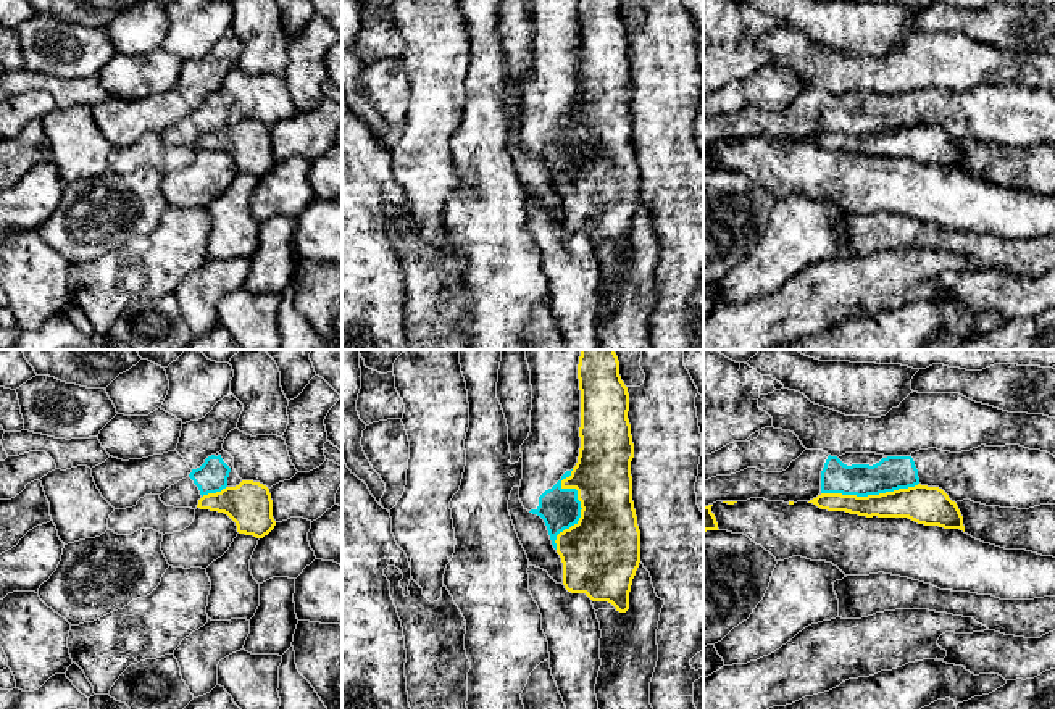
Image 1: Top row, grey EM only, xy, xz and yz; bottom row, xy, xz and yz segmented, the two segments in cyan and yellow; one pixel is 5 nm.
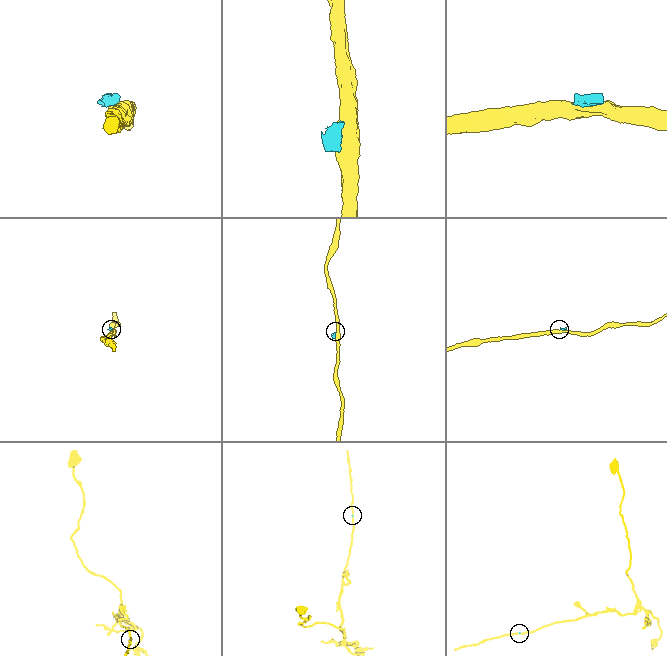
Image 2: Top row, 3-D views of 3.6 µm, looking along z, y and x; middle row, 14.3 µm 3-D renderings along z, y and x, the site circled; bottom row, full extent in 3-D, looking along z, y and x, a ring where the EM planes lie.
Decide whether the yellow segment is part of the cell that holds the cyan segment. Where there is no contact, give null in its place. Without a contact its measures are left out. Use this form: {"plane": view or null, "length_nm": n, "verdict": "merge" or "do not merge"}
{"plane": "xz", "length_nm": 400, "verdict": "do not merge"}

